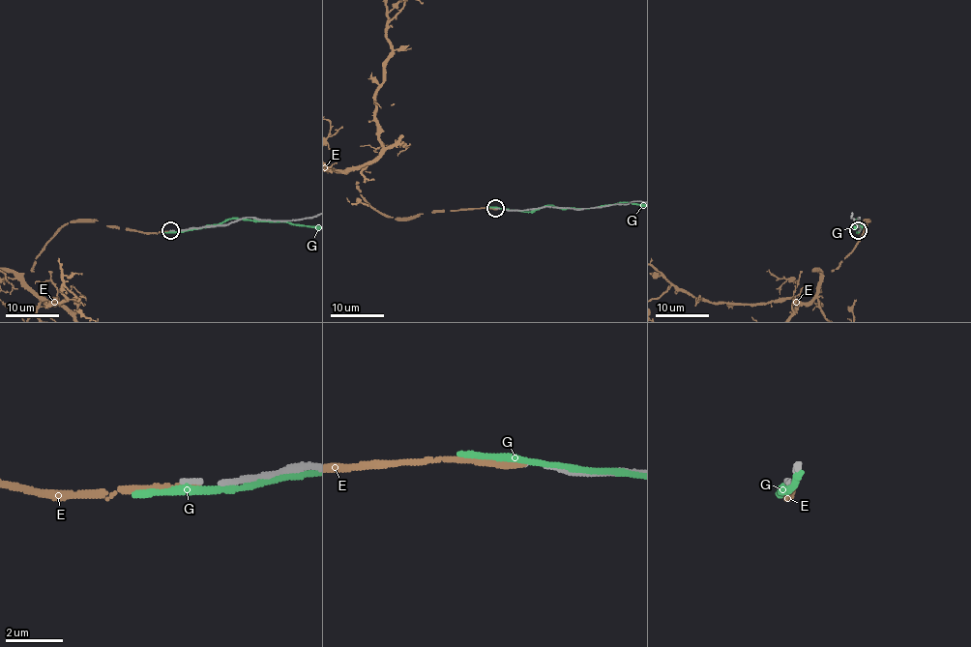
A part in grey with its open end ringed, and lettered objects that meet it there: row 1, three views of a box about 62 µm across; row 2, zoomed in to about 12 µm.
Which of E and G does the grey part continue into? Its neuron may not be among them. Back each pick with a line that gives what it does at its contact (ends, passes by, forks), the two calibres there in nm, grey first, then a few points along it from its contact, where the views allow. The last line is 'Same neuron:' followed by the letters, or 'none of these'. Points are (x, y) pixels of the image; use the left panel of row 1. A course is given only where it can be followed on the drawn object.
Same neuron: none of these

